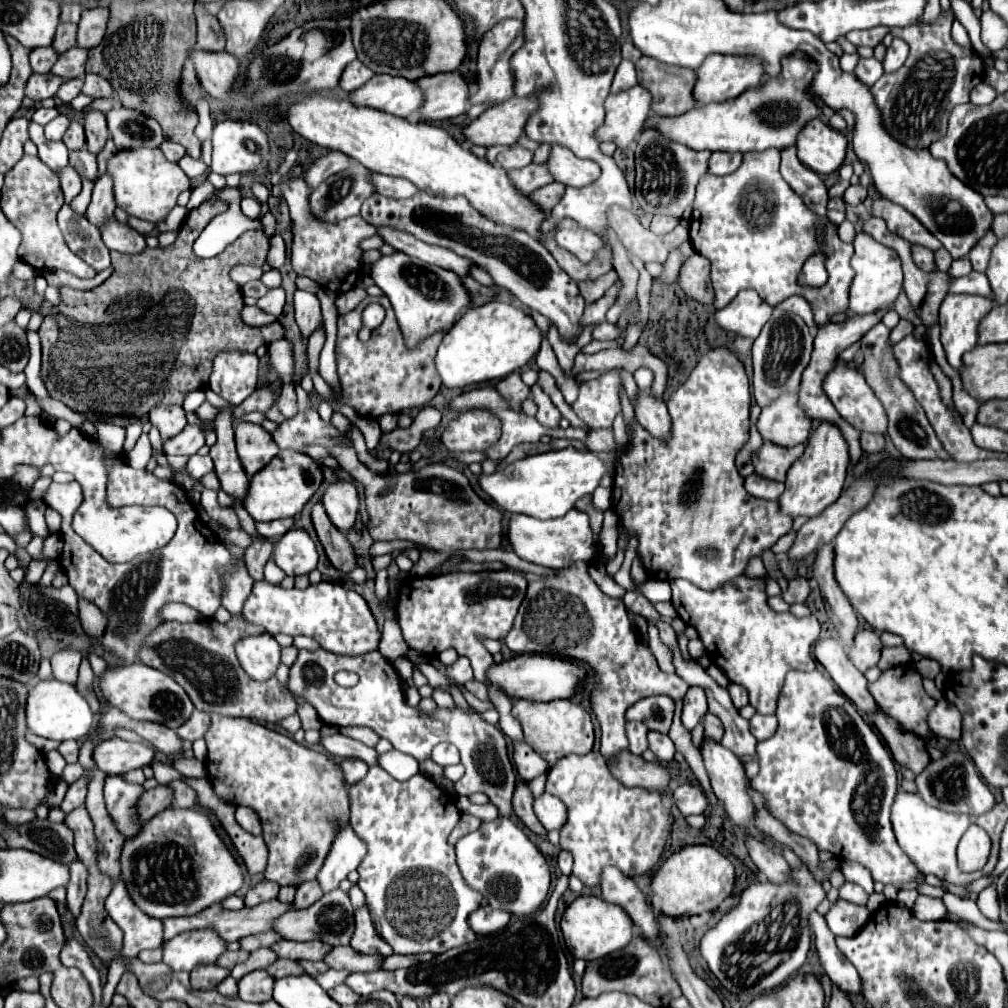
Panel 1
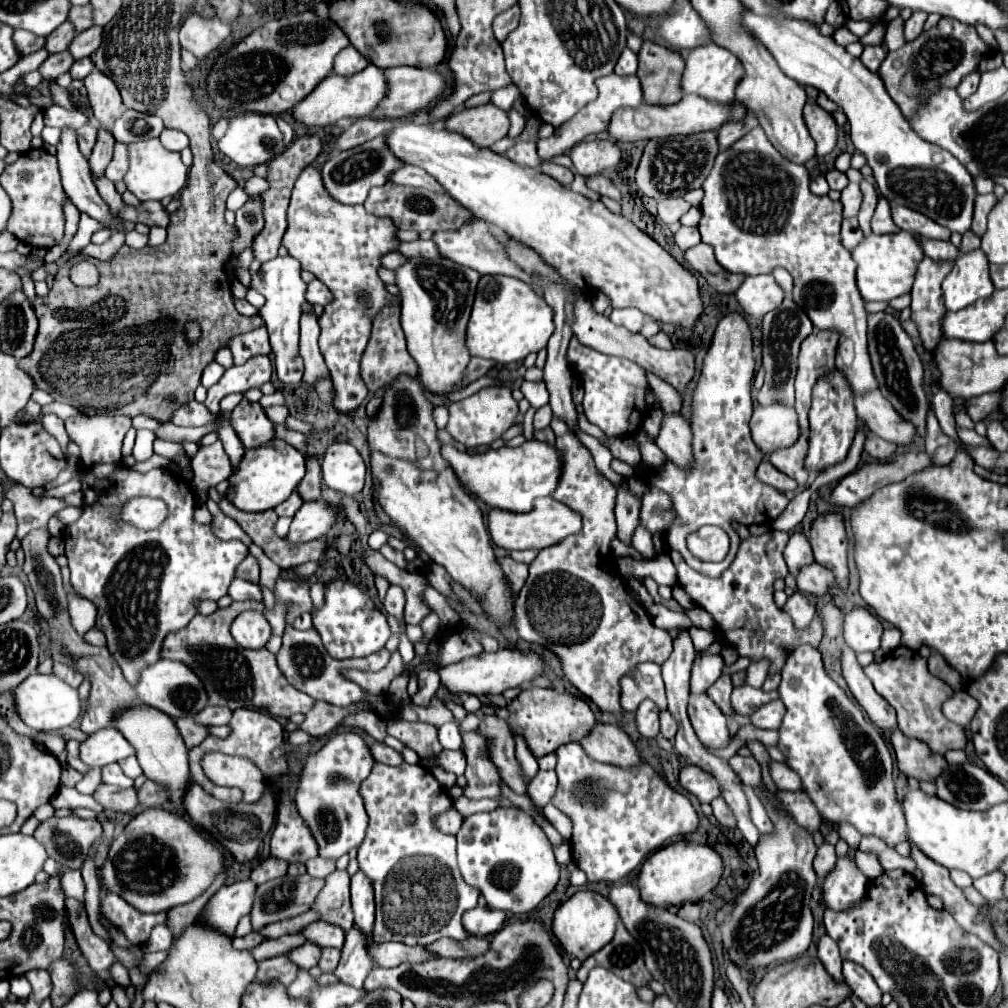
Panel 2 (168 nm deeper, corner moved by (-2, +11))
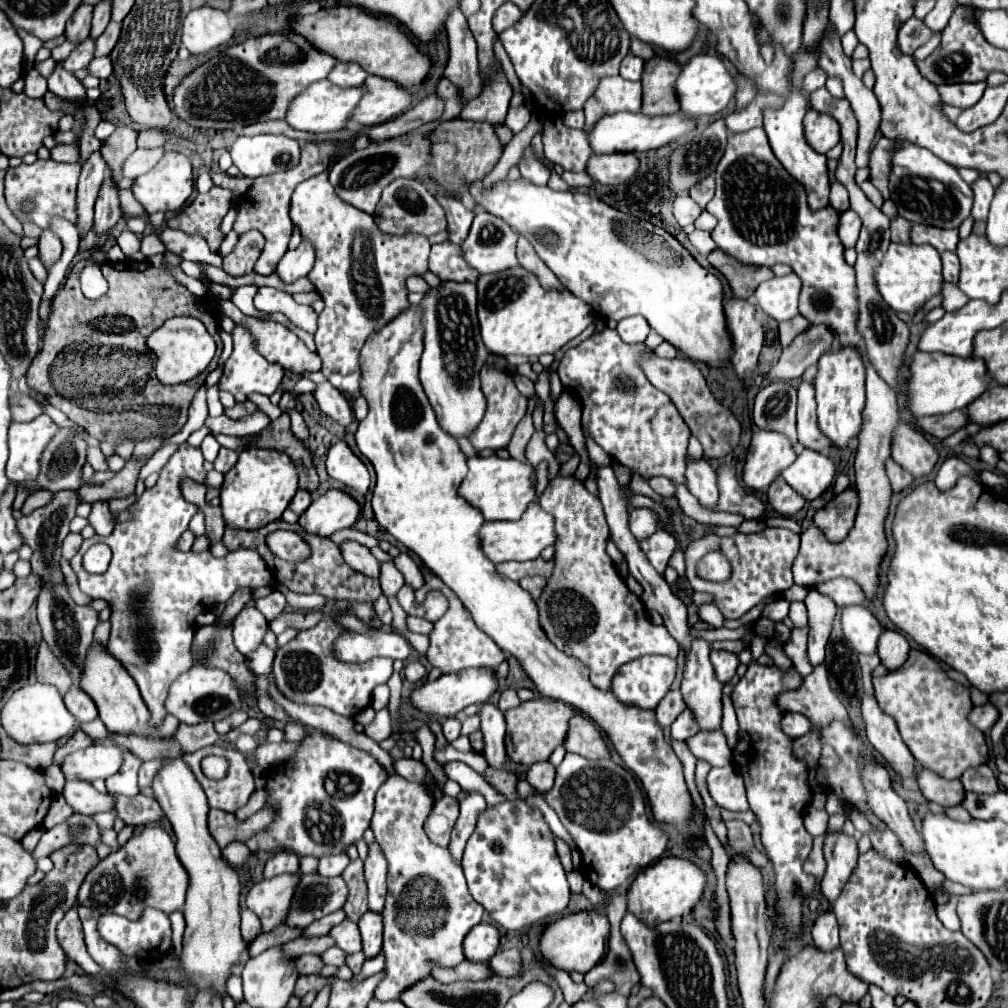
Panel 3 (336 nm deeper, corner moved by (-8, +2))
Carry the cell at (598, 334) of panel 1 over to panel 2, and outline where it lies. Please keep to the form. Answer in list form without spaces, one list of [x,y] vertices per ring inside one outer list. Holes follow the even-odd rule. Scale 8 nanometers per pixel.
[[[621,308],[621,310],[613,310],[609,320],[617,326],[625,326],[629,332],[639,332],[645,322],[645,314],[639,312],[637,308]]]

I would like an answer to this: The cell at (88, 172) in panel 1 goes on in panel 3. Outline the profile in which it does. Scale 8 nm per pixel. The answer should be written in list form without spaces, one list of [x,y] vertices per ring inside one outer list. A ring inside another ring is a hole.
[[[163,227],[159,237],[165,243],[167,251],[177,253],[179,257],[183,257],[187,261],[205,261],[209,265],[221,267],[221,255],[213,253],[209,249],[205,237],[199,235],[199,233],[191,235],[191,233],[183,233],[183,231],[177,231],[177,229]]]

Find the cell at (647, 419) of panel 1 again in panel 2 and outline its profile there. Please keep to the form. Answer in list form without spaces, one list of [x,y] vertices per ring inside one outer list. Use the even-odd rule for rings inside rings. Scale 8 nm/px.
[[[679,412],[663,414],[659,434],[655,436],[655,444],[665,452],[669,460],[673,460],[675,464],[689,464],[691,438],[691,428]]]

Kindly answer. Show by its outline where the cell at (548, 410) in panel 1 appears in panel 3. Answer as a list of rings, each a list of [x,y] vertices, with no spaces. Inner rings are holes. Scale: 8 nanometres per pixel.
[[[557,475],[553,483],[543,491],[539,497],[539,505],[553,515],[555,519],[555,571],[553,577],[547,581],[547,587],[543,589],[543,595],[537,601],[539,607],[539,621],[547,637],[567,655],[575,655],[591,669],[591,683],[599,689],[607,691],[611,687],[611,677],[617,673],[617,669],[623,663],[629,663],[641,655],[649,653],[671,653],[671,657],[677,657],[679,645],[677,641],[667,633],[663,625],[653,625],[647,619],[647,609],[643,601],[629,591],[625,579],[617,573],[615,563],[605,551],[605,543],[609,539],[609,525],[605,521],[601,501],[593,497],[581,481],[575,477],[561,477]]]

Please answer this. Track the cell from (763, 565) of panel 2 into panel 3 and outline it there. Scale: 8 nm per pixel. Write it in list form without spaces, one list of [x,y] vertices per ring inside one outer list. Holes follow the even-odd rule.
[[[765,527],[763,531],[751,533],[751,535],[737,533],[733,537],[705,535],[689,543],[685,551],[685,563],[687,563],[685,579],[695,591],[705,591],[705,593],[715,595],[715,605],[725,615],[725,619],[739,619],[751,607],[761,603],[767,595],[785,591],[793,585],[791,565],[797,553],[799,553],[799,535],[789,529],[779,529],[779,527]],[[711,551],[721,551],[729,559],[731,575],[727,581],[709,581],[697,575],[697,561]]]

